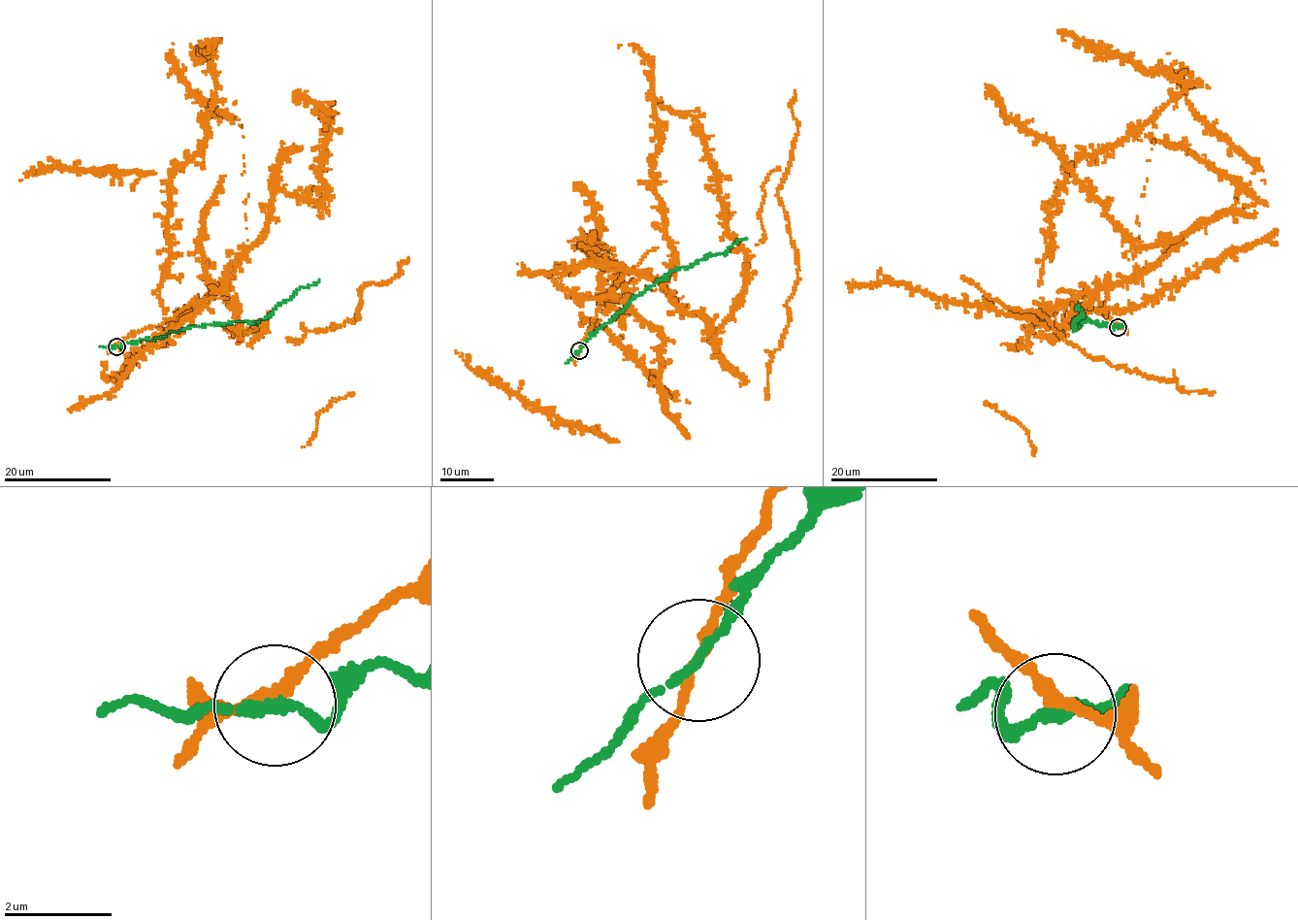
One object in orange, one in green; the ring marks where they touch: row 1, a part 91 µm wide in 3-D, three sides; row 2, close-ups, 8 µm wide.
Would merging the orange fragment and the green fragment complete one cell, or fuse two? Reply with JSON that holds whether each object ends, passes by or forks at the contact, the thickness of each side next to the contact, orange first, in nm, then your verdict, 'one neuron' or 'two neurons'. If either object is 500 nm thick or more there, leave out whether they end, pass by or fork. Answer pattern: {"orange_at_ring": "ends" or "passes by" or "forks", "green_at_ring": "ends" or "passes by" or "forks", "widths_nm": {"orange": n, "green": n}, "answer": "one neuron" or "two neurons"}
{"orange_at_ring": "passes by", "green_at_ring": "passes by", "widths_nm": {"orange": 180, "green": 160}, "answer": "two neurons"}

